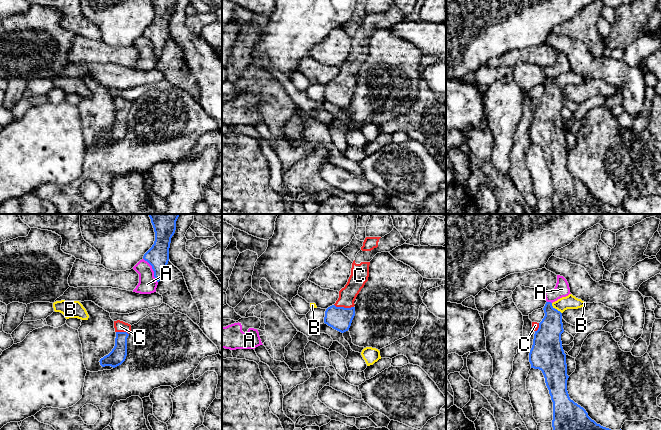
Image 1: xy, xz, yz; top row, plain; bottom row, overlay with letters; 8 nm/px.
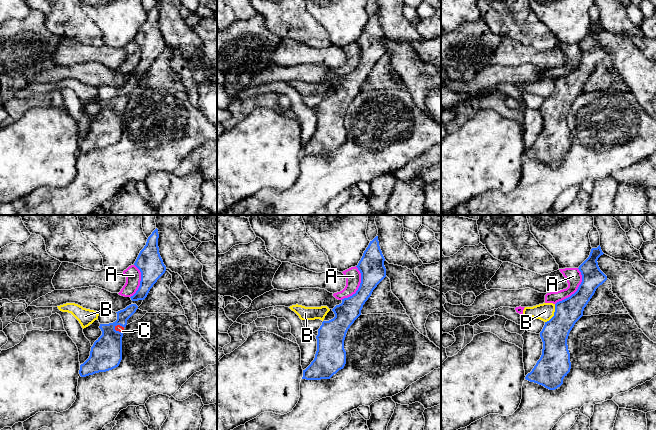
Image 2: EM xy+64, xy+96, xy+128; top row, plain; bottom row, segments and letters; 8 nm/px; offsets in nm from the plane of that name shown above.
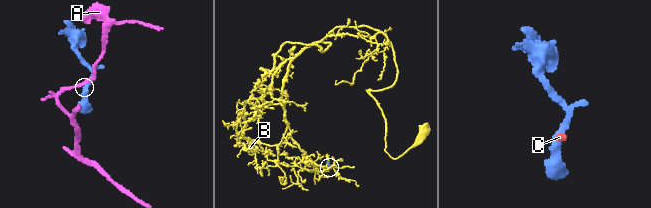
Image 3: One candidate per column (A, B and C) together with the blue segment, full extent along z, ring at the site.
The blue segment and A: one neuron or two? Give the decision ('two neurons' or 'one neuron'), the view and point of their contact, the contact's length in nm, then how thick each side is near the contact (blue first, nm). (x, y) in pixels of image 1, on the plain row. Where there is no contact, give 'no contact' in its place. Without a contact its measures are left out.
two neurons; contact xy (153, 46); length 240 nm; calibres 180 and 140 nm

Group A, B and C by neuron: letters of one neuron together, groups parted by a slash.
A / B / C

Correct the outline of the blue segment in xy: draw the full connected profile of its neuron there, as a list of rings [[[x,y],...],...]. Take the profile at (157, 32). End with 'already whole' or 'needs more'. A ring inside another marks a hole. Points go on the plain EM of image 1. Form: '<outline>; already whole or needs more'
[[[152,0],[155,8],[155,17],[152,23],[144,30],[154,47],[155,57],[162,55],[169,37],[169,24],[171,14],[175,9],[176,0]]]; already whole

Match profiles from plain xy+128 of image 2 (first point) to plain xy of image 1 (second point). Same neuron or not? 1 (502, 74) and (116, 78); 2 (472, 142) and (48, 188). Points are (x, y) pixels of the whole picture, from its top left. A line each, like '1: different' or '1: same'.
1: same
2: different

